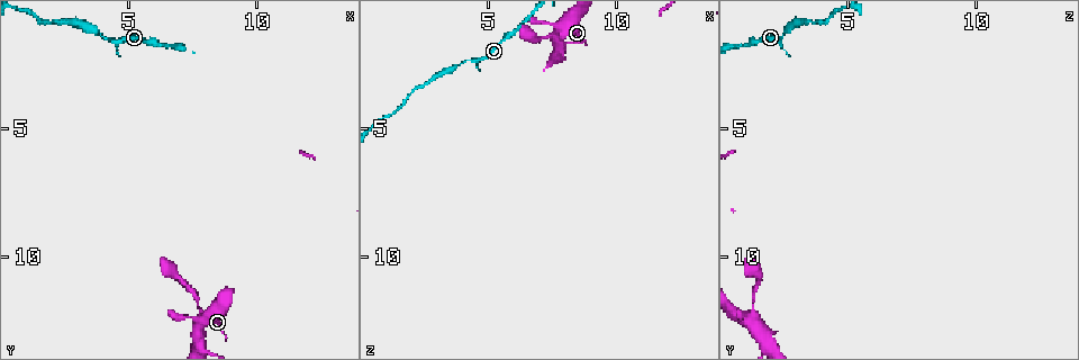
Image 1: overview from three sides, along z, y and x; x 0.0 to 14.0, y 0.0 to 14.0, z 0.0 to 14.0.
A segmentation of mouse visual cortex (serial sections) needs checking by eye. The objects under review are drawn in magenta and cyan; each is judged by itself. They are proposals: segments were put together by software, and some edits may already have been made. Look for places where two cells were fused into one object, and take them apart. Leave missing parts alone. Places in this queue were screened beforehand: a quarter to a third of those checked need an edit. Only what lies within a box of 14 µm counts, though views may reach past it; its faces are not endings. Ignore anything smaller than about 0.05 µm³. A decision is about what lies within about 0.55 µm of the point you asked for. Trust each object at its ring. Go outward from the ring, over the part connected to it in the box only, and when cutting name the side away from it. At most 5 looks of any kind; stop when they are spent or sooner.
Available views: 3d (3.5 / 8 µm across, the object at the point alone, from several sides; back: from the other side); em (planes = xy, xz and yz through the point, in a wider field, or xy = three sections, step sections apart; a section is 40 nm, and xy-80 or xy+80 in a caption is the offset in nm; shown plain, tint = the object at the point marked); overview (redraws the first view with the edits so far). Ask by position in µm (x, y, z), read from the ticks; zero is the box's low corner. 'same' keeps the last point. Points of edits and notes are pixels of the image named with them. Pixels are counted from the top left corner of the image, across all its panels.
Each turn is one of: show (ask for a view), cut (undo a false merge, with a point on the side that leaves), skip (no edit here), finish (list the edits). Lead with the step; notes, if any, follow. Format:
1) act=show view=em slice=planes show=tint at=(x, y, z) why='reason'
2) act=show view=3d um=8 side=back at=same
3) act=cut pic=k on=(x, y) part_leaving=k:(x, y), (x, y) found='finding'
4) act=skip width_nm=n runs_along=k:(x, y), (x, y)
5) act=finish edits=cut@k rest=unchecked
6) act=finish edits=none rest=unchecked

act=show view=3d um=8 side=back at=(4.2, 1.5, 2.3)

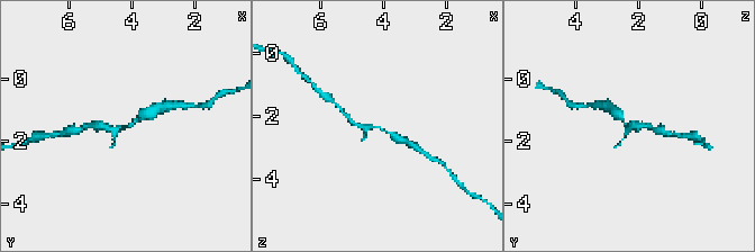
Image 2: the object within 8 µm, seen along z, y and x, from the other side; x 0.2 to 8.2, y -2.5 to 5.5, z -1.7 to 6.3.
act=show view=3d um=3.5 at=(4.2, 1.6, 2.4)

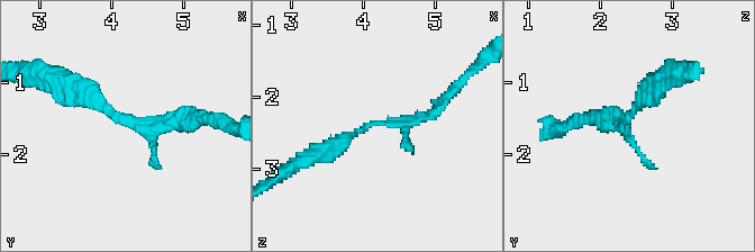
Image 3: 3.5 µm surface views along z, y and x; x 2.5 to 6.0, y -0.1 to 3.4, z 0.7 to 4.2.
act=show view=em slice=planes show=tint at=(4.25, 1.55, 2.35)

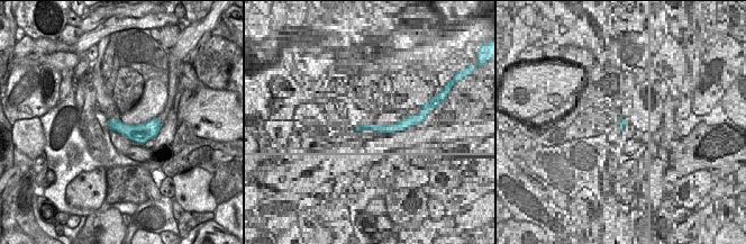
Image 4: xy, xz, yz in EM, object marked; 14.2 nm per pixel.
act=skip runs_along=3:(446, 98), (429, 116), (370, 124), (321, 153) found='one cell here'

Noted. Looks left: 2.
act=show view=3d um=3.5 at=(7.7, 11.8, 1.3) why='thick turns thin'

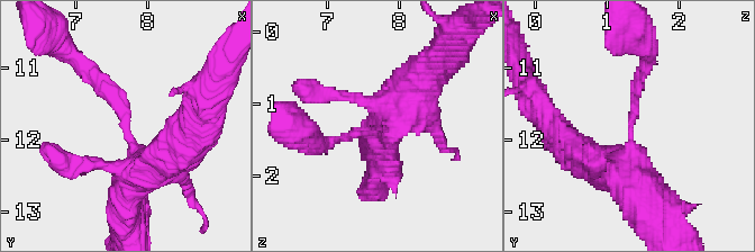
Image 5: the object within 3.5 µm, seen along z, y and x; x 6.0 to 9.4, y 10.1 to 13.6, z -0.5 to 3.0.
act=skip arm_widths_nm=150,450 runs_along=5:(171, 169), (133, 149), (116, 97), (81, 62) found='one cell here'

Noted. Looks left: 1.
act=finish edits=none rest=unchecked

